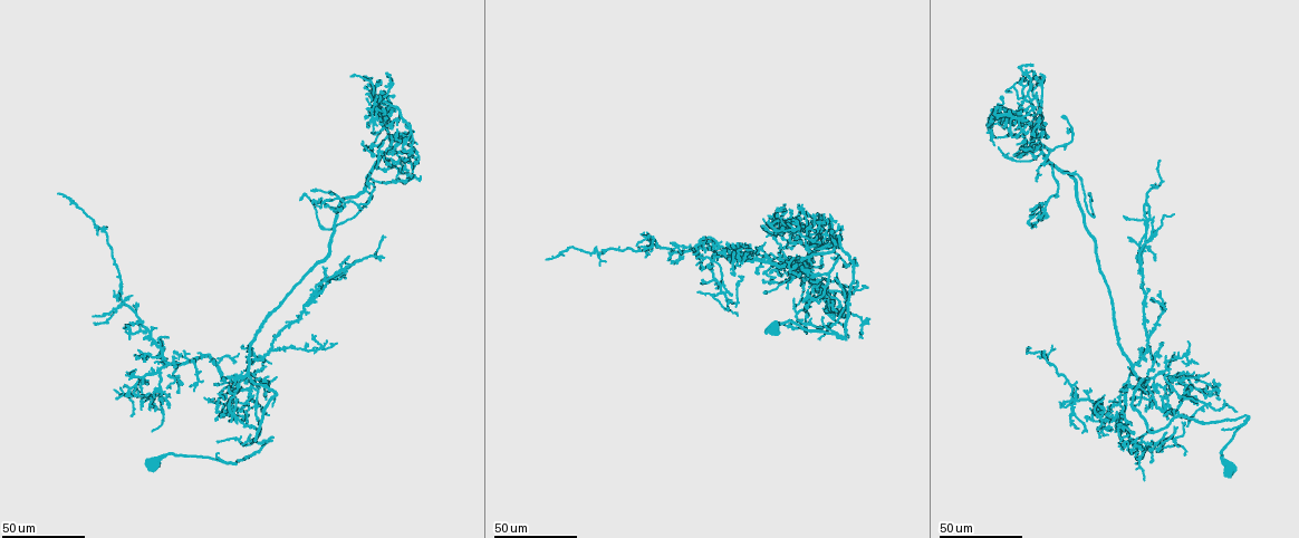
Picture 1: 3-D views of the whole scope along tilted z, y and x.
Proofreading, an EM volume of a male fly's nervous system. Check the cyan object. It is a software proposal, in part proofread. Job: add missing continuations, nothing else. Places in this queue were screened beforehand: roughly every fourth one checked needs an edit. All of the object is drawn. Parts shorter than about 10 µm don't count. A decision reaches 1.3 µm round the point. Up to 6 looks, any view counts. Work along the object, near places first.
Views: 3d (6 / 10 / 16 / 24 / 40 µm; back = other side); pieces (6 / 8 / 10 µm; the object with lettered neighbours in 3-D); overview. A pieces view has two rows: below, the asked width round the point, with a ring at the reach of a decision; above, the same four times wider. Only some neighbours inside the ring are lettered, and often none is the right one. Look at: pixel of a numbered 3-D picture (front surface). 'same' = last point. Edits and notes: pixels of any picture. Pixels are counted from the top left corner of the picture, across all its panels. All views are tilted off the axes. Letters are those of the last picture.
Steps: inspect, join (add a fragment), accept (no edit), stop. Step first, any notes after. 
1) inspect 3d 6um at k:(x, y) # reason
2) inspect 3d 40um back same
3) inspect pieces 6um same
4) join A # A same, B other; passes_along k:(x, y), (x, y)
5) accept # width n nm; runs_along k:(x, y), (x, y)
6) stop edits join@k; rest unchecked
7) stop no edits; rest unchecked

inspect 3d 40um at 1:(840, 255) # thin end

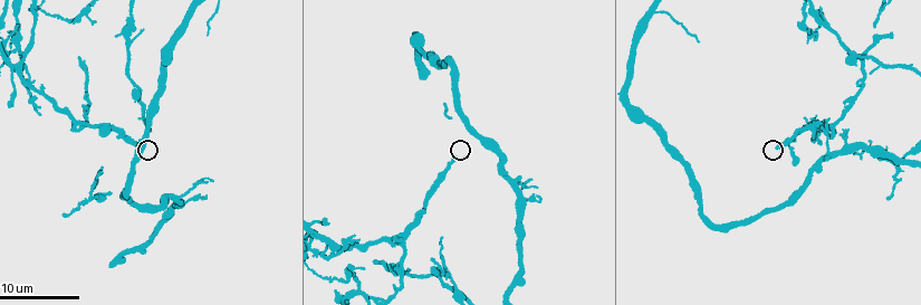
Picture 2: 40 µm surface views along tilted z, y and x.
inspect pieces 10um at 2:(778, 146)

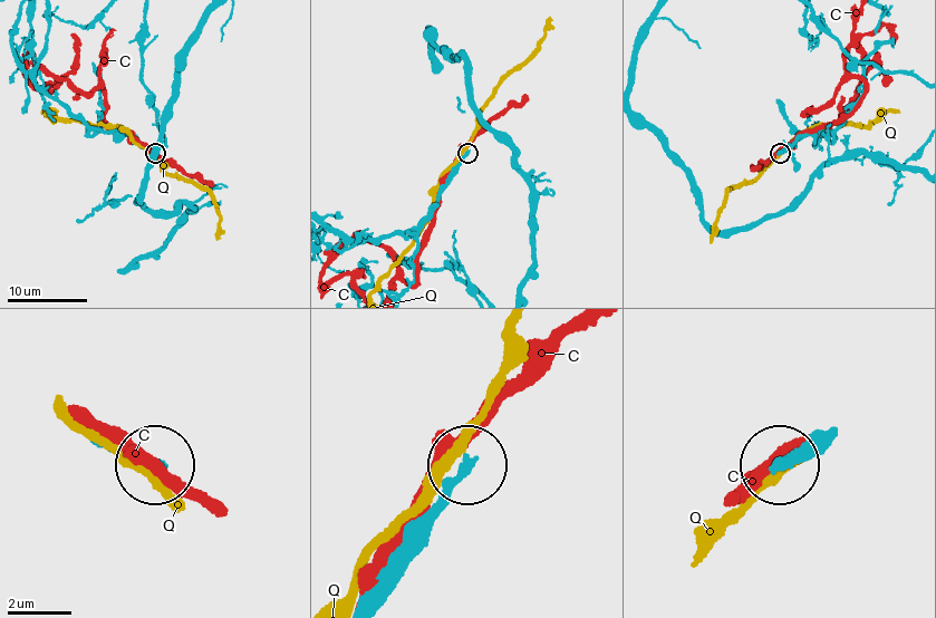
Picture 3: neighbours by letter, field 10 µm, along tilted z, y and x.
accept # C other, Q other; none of them fits

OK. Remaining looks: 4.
inspect 3d 24um at 1:(1103, 397) # an open end

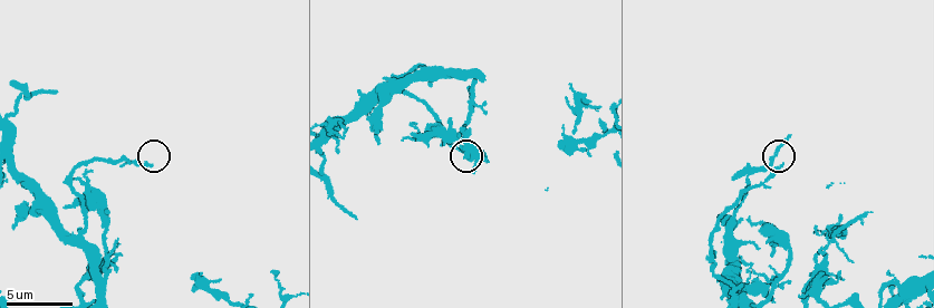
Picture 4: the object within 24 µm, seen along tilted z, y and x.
inspect pieces 6um at 4:(782, 166) # what lies round it

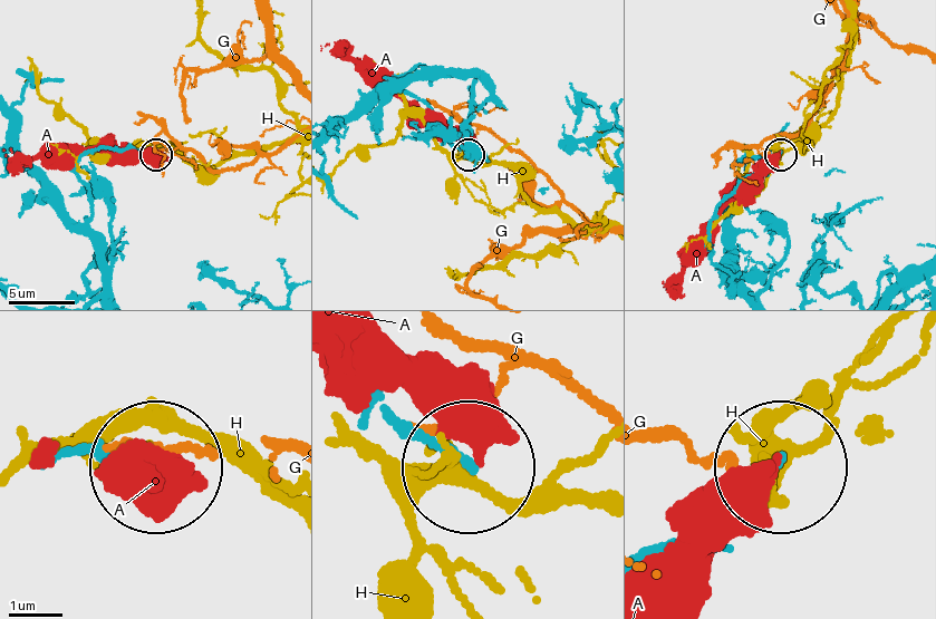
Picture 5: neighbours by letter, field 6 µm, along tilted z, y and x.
accept # width 160 nm; A other, G other, H other; none of them fits

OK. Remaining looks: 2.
stop no edits; rest unchecked

